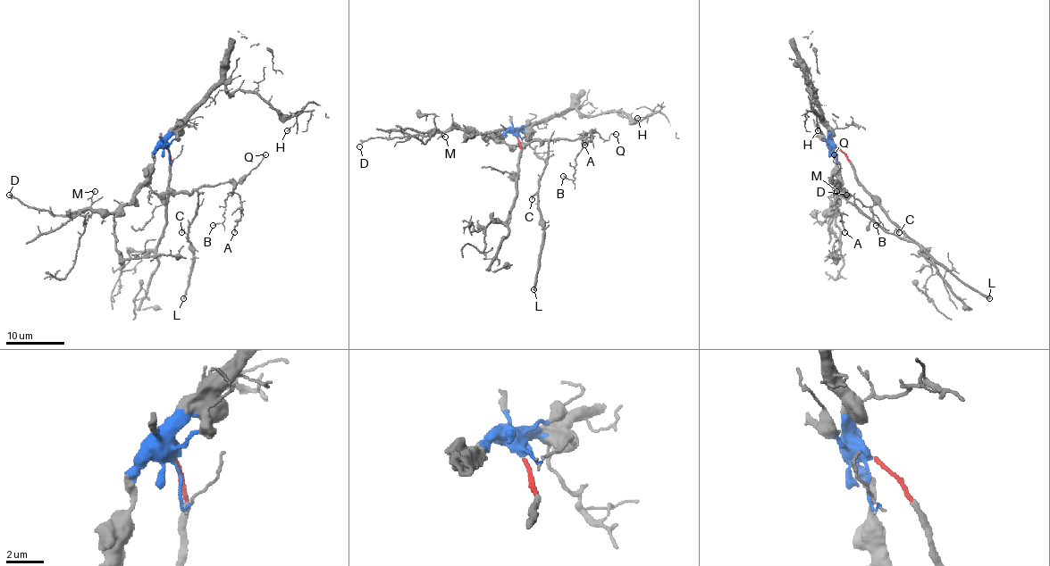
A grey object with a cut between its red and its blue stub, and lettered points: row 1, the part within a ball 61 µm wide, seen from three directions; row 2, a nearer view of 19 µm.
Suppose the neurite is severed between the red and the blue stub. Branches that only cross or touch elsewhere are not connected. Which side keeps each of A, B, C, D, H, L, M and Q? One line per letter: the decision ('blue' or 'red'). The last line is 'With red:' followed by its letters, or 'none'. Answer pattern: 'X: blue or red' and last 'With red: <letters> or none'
A: blue
B: blue
C: blue
D: blue
H: blue
L: blue
M: blue
Q: blue
With red: none

